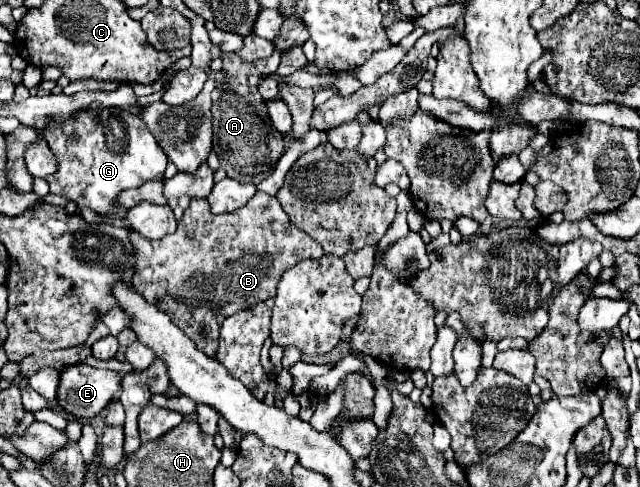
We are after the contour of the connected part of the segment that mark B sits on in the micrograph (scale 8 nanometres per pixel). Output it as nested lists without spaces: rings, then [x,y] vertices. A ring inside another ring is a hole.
[[[256,193],[242,209],[238,209],[238,213],[228,215],[214,215],[206,199],[192,199],[178,225],[178,233],[164,237],[162,241],[150,241],[140,233],[130,231],[130,243],[136,255],[132,285],[146,301],[170,315],[174,325],[178,325],[208,357],[214,357],[218,349],[218,329],[228,315],[274,297],[276,285],[286,269],[302,259],[320,259],[324,255],[314,239],[290,223],[278,199],[266,193]]]

